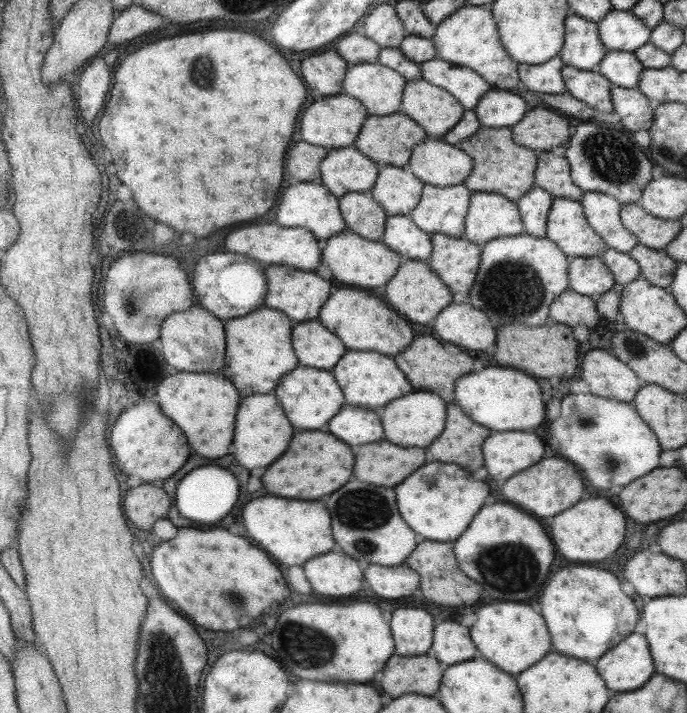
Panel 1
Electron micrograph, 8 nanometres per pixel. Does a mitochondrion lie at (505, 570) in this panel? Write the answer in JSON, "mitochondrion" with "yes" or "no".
{"mitochondrion":"yes"}

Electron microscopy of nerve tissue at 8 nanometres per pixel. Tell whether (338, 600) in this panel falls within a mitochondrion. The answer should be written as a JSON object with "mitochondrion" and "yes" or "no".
{"mitochondrion":"no"}

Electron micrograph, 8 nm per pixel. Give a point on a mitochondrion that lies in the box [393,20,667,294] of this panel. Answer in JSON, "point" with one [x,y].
{"point":[610,153]}

